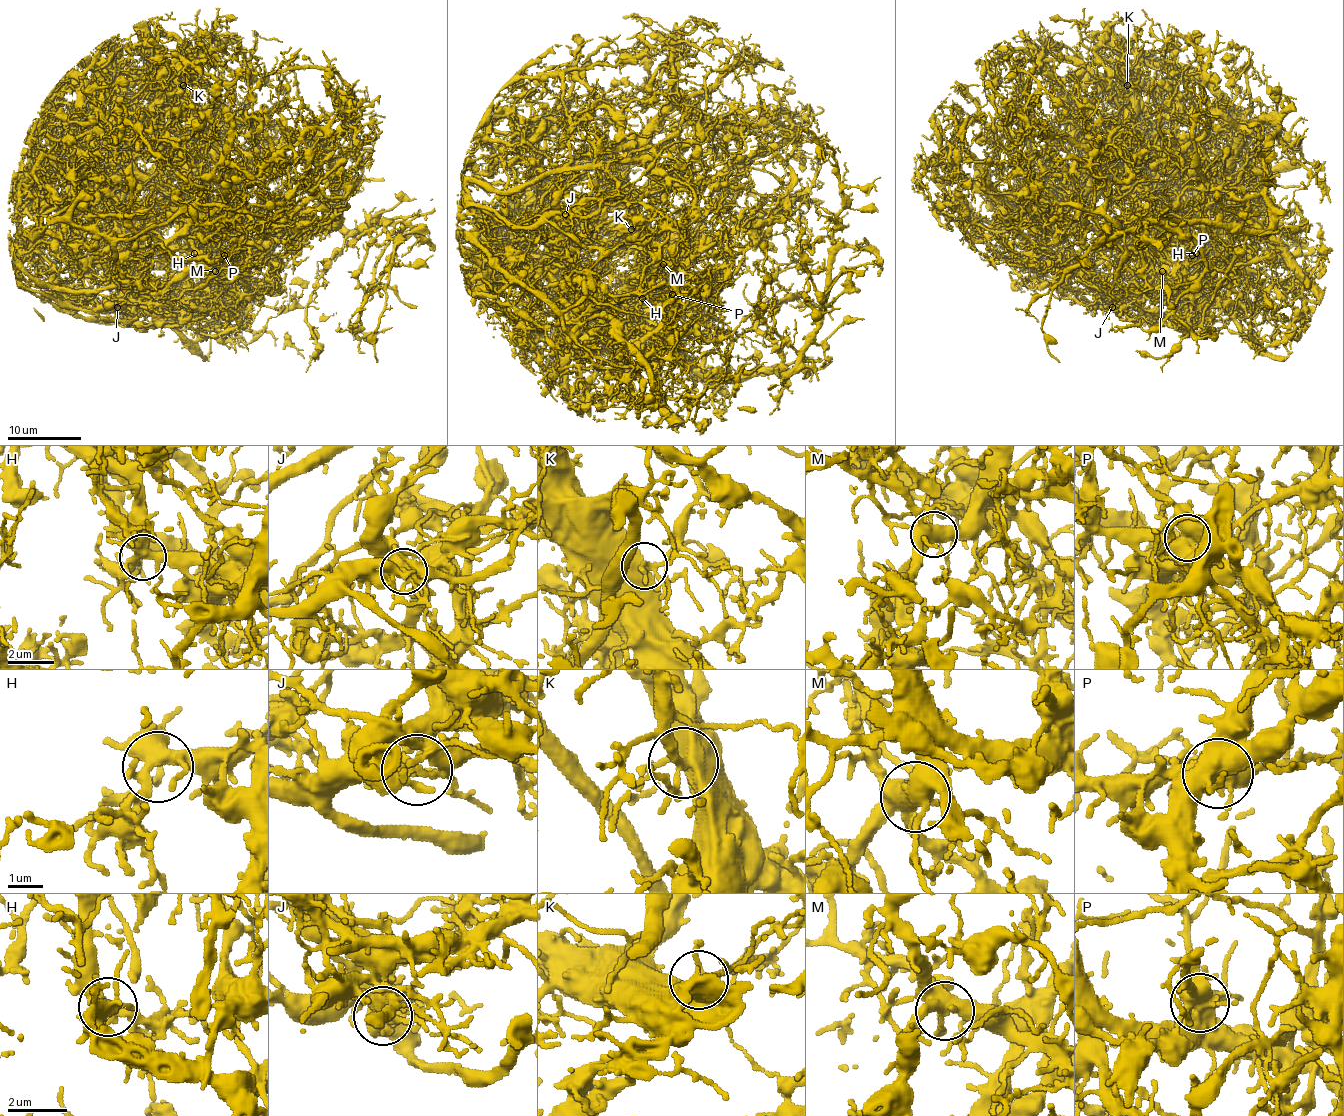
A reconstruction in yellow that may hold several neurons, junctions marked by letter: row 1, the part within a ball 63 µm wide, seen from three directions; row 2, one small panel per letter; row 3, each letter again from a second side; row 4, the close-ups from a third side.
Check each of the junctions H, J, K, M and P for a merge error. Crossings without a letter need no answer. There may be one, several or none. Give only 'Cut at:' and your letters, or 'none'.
Cut at: J, M, P

